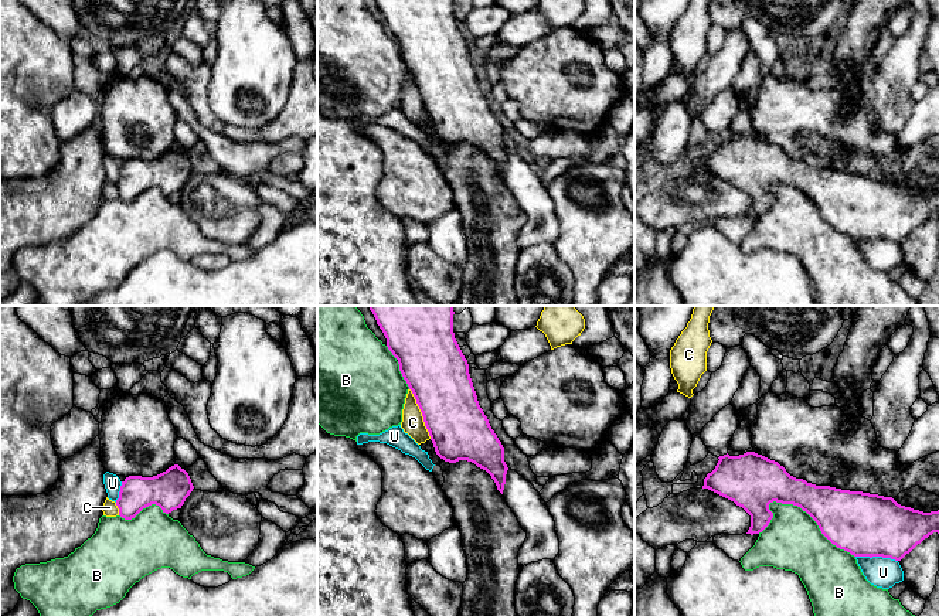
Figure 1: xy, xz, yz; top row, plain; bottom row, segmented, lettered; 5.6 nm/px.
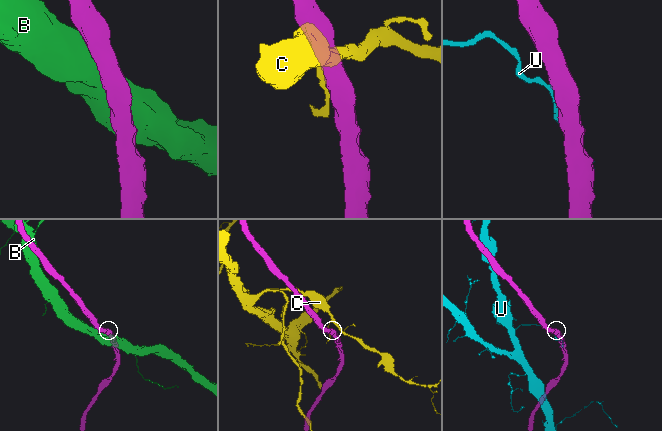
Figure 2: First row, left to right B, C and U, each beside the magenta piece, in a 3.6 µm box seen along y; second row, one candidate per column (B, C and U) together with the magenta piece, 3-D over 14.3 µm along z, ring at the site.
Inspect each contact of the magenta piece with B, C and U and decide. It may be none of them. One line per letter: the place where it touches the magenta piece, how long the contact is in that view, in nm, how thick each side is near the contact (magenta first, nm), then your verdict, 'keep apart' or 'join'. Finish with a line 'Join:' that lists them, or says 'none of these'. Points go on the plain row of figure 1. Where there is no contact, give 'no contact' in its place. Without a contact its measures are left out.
B: contact yz (813, 201); length 600 nm; calibres 340 and 340 nm; keep apart
C: contact xz (422, 97); length 320 nm; calibres 360 and 130 nm; keep apart
U: contact yz (877, 238); length 240 nm; calibres 360 and 180 nm; keep apart
Join: none of these

